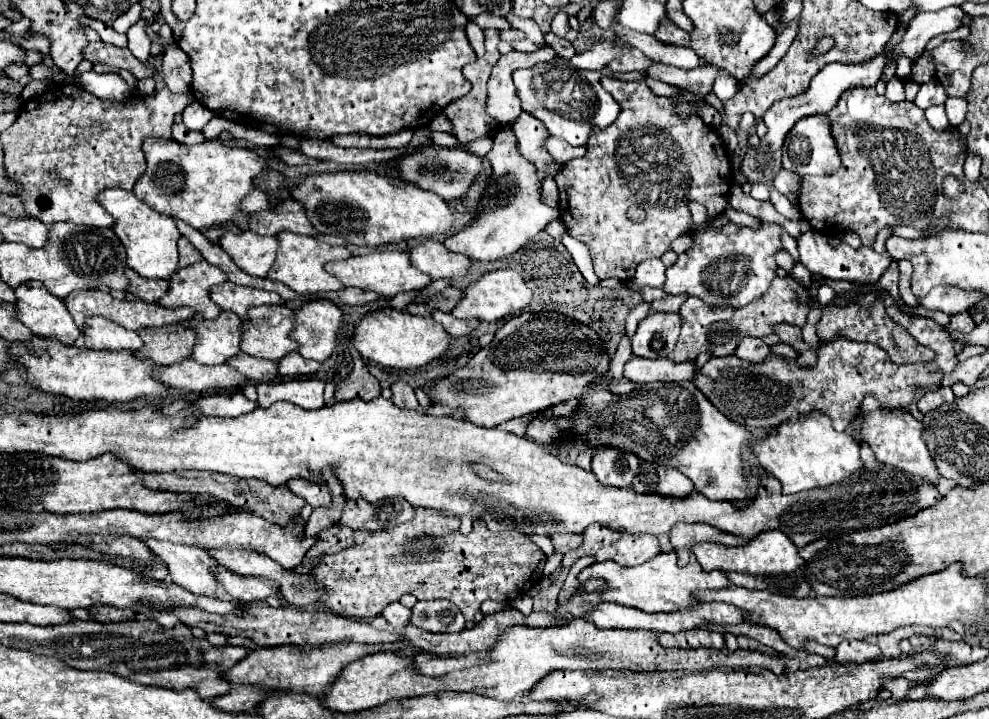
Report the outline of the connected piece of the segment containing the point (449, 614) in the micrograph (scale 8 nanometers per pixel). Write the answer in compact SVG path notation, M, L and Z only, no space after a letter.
M423 600L411 608L409 624L435 634L453 634L463 630L463 614L449 600Z

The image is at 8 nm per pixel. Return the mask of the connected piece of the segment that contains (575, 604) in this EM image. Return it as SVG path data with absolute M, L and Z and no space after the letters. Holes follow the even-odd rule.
M661 552L659 556L653 556L651 560L647 560L645 564L631 566L631 568L619 566L613 560L595 562L591 566L587 566L585 570L581 570L577 580L579 580L579 588L569 596L567 604L561 604L557 608L559 614L571 614L575 618L583 618L591 608L595 608L597 604L603 604L603 602L631 606L631 608L639 608L643 612L675 612L679 608L695 606L697 600L693 598L693 594L697 590L707 590L707 588L713 590L713 588L729 586L729 580L723 572L705 572L697 562L689 562L687 566L679 568L675 552ZM591 578L605 580L605 586L597 588L595 592L587 592L583 586Z

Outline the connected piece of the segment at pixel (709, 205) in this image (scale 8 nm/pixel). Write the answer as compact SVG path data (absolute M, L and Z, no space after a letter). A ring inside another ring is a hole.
M603 78L601 84L619 102L621 112L611 126L591 132L583 160L575 158L567 162L555 176L561 192L559 212L567 232L589 248L595 274L601 280L619 278L621 282L629 282L635 276L635 268L643 260L663 256L671 248L671 242L689 230L691 214L687 204L691 200L701 202L709 210L709 216L719 216L725 210L727 196L733 186L733 170L721 136L699 116L683 120L675 108L675 102L671 98L655 96L645 82ZM629 206L641 206L647 212L647 218L641 224L631 222L627 218Z

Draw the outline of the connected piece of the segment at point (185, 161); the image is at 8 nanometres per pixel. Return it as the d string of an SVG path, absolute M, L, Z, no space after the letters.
M147 138L143 142L143 152L145 152L145 160L147 160L147 170L135 182L133 194L139 200L143 200L145 204L149 204L153 210L179 218L197 230L209 228L215 222L233 220L233 216L237 214L237 204L241 202L241 198L245 198L255 188L253 178L265 168L265 160L257 158L257 152L239 148L239 146L209 142L209 140L203 144L197 144L197 146L185 146L185 144L175 142L173 138L169 138L169 140Z

